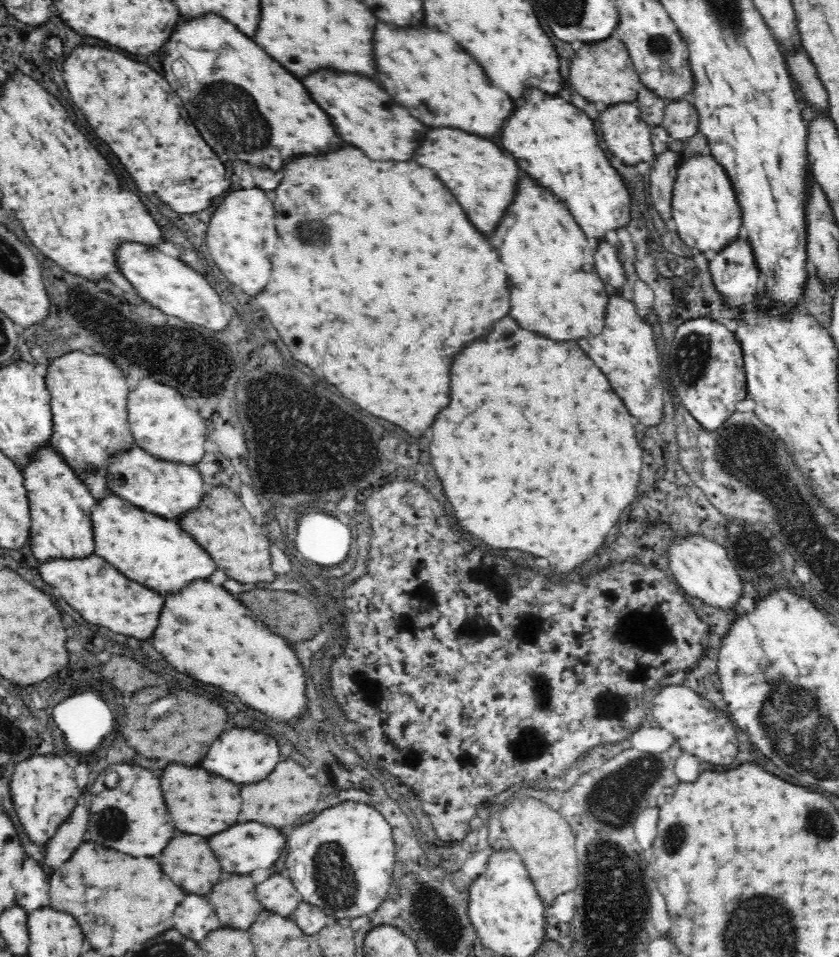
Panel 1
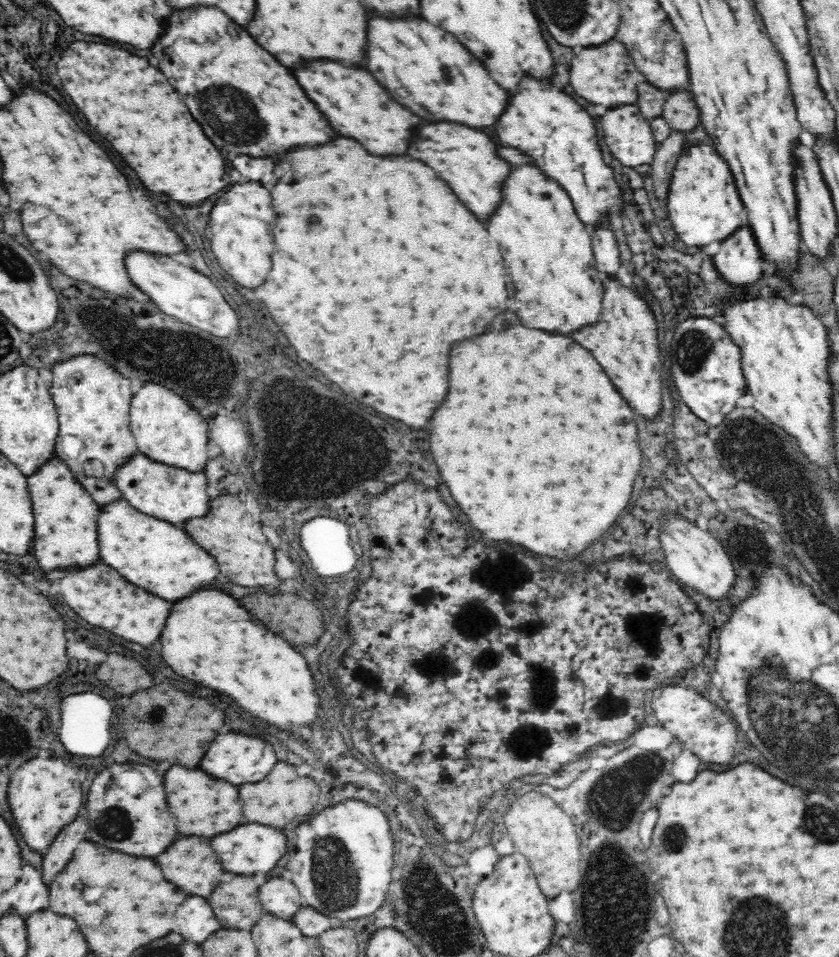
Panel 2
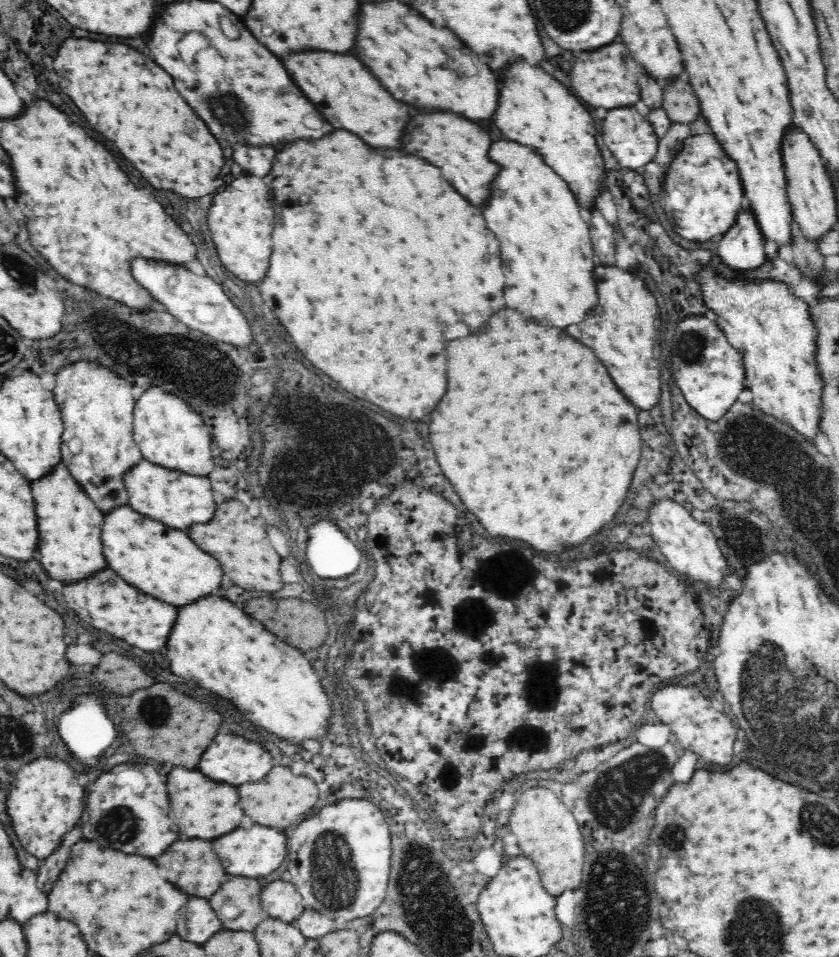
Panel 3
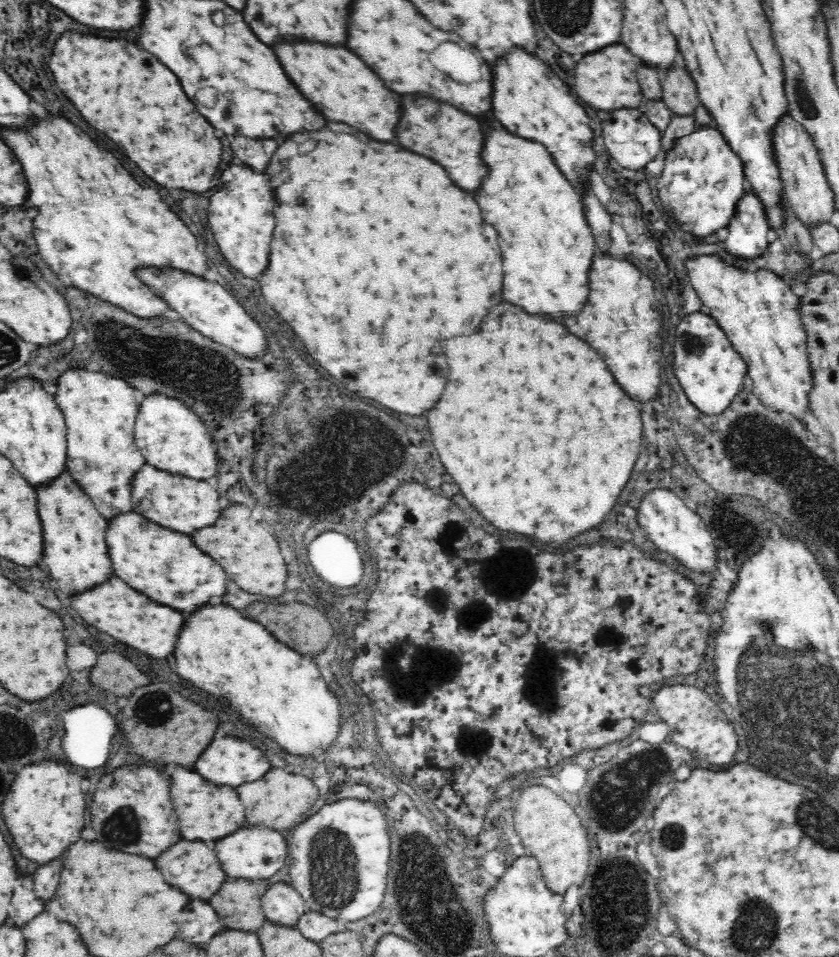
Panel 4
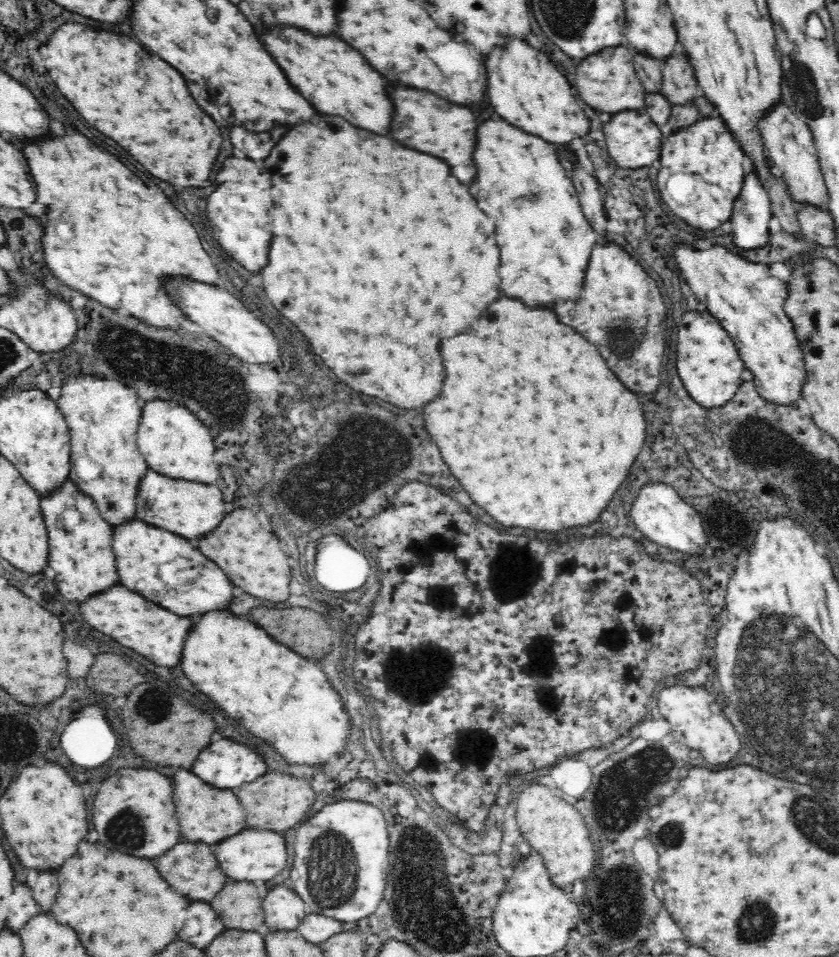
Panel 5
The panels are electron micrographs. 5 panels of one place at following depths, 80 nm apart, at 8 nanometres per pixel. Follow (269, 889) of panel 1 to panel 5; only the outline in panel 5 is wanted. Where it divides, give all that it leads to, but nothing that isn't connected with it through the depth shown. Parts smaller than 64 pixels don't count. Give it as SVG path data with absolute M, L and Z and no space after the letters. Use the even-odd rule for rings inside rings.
M288 884L270 890L264 898L264 920L270 932L297 930L307 914L306 904Z

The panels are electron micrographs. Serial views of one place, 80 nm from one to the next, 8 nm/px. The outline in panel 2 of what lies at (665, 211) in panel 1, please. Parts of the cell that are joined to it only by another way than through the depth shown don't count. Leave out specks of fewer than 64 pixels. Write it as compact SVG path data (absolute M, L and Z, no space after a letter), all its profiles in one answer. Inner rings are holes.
M671 129L667 139L657 143L657 152L651 162L651 175L654 184L654 194L662 203L666 203L670 175L674 165L684 150L686 133Z

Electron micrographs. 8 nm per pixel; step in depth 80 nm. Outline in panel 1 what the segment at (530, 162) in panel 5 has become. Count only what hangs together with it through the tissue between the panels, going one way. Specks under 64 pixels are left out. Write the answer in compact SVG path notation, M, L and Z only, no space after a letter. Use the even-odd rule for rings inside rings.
M520 170L514 182L514 198L492 232L504 264L508 266L510 314L526 330L538 330L548 338L576 340L582 334L602 330L607 303L606 283L596 272L593 241L578 225L564 199Z

